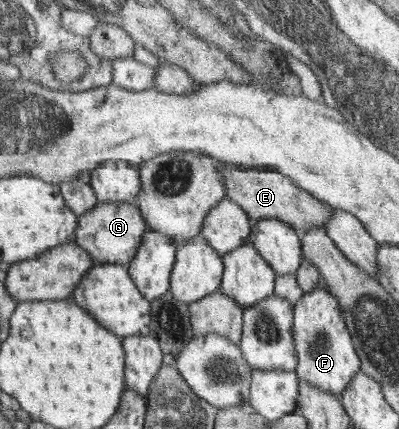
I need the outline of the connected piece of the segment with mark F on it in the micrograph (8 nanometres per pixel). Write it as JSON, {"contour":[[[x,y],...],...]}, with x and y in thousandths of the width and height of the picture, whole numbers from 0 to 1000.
{"contour":[[[820,671],[762,681],[737,713],[737,786],[752,851],[742,867],[762,888],[855,925],[905,865],[905,832],[895,825],[885,781],[875,772],[852,702]]]}

